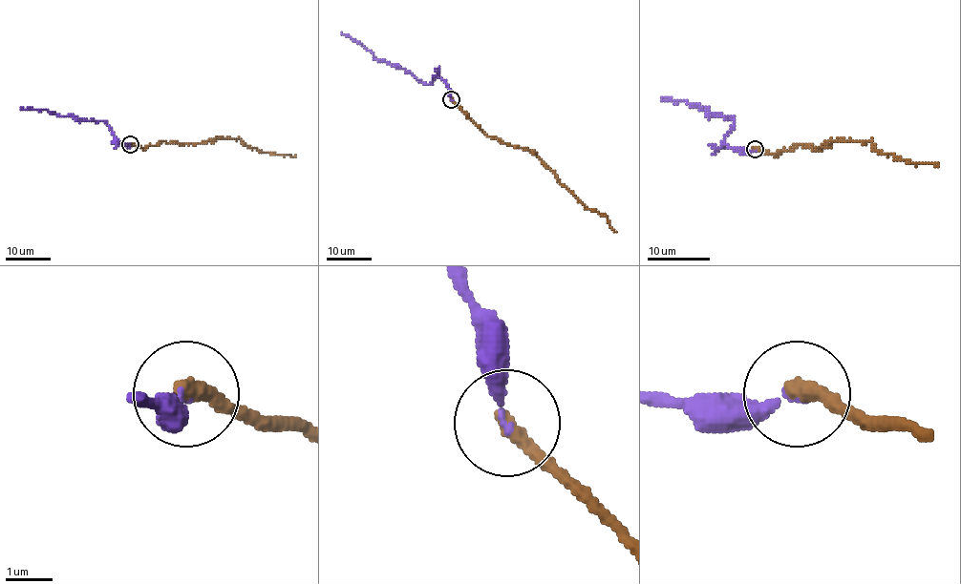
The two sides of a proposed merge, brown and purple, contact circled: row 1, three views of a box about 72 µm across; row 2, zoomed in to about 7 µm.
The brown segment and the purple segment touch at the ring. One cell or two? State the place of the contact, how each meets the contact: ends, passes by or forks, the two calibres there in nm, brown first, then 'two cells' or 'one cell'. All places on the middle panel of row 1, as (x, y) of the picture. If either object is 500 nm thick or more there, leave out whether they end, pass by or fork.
place (451, 99); brown ends; purple ends; calibres 380 and 160 nm; one cell

